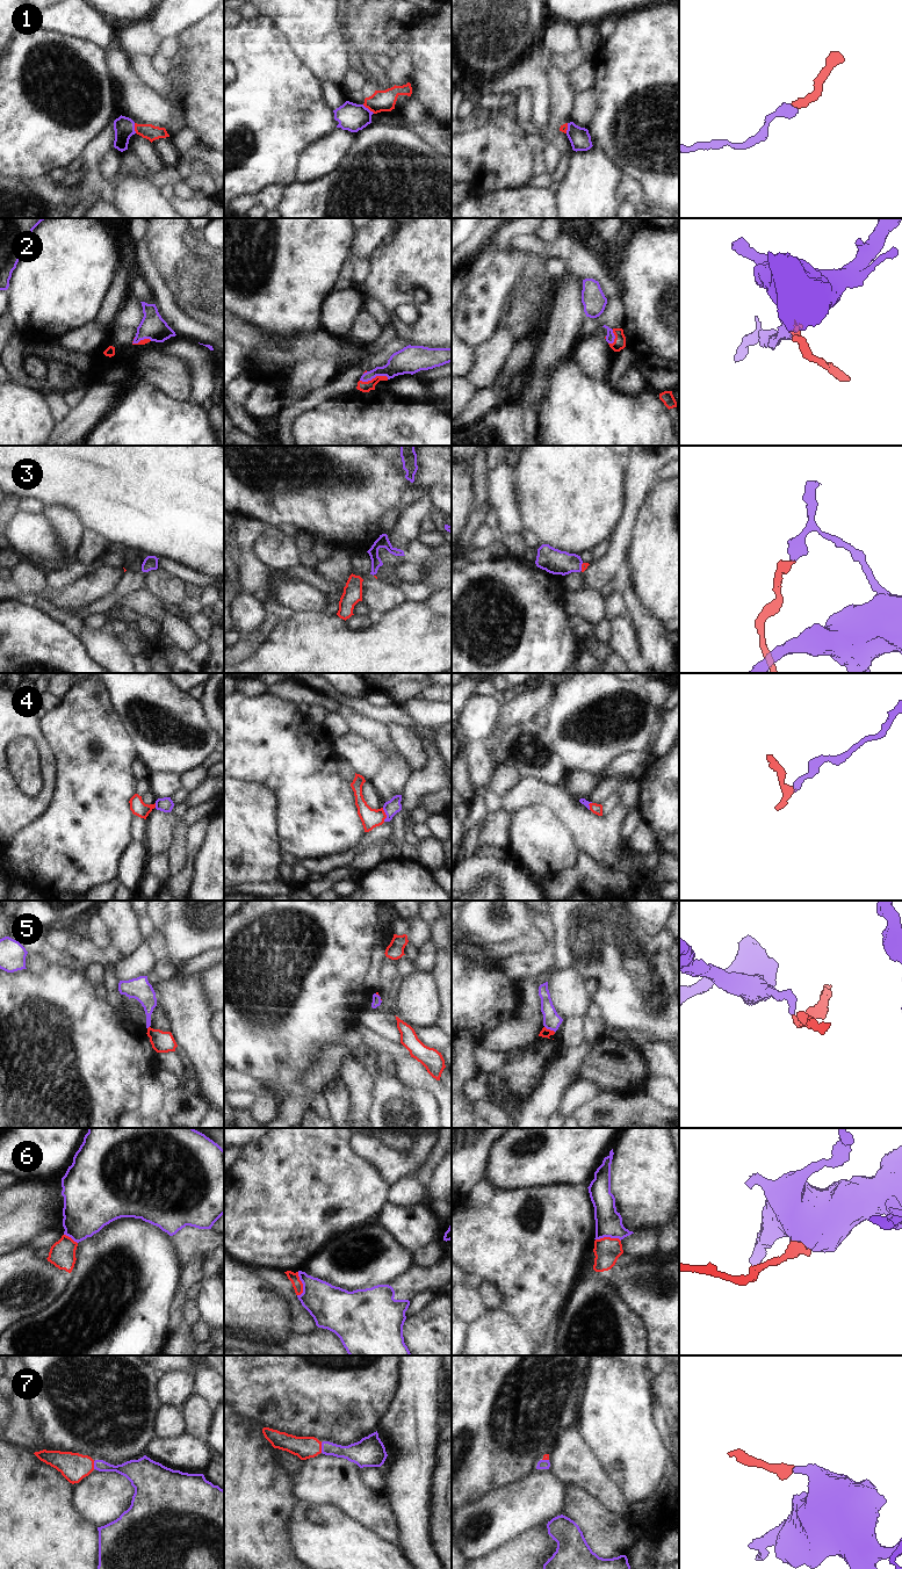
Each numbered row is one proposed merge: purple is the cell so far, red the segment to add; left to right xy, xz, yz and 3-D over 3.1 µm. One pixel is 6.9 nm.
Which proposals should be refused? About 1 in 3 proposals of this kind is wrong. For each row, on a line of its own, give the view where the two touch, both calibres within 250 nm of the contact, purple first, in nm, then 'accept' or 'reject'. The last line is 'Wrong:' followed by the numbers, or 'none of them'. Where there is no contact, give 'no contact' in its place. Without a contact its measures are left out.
1: xz | 190/140 nm | accept
2: xz | 180/80 nm | accept
3: yz | 170/50 nm | accept
4: xz | 100/140 nm | accept
5: yz | 120/60 nm | reject
6: xz | 280/70 nm | reject
7: xz | 140/160 nm | accept
Wrong: 5, 6

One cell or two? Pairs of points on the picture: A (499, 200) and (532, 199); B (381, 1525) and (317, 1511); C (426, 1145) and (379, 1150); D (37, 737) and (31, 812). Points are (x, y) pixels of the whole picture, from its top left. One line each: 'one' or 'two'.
A: one
B: two
C: one
D: one

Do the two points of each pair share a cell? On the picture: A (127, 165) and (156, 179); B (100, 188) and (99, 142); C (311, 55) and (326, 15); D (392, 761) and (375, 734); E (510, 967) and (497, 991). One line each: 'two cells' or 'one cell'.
A: one cell
B: one cell
C: one cell
D: one cell
E: two cells

